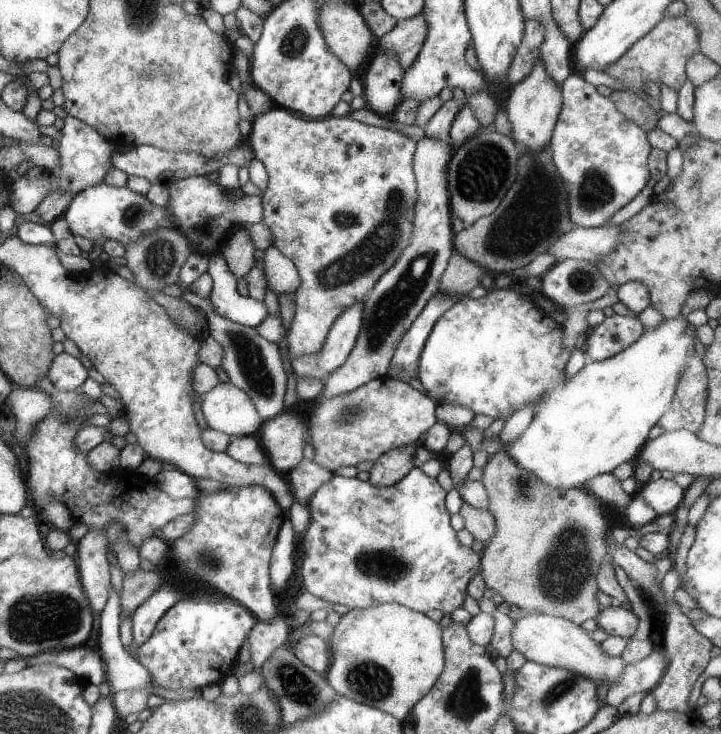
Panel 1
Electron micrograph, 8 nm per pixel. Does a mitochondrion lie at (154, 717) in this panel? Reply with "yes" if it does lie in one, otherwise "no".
no

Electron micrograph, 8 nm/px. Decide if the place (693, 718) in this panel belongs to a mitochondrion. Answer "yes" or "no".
no

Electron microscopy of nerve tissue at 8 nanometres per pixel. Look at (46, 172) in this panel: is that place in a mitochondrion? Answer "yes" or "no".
no

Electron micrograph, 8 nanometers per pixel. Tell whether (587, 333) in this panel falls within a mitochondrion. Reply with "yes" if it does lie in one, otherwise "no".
no

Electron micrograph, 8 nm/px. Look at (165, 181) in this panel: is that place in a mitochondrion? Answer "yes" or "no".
no

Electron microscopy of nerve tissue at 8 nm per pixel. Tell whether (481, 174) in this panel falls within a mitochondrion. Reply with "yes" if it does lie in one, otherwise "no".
yes

